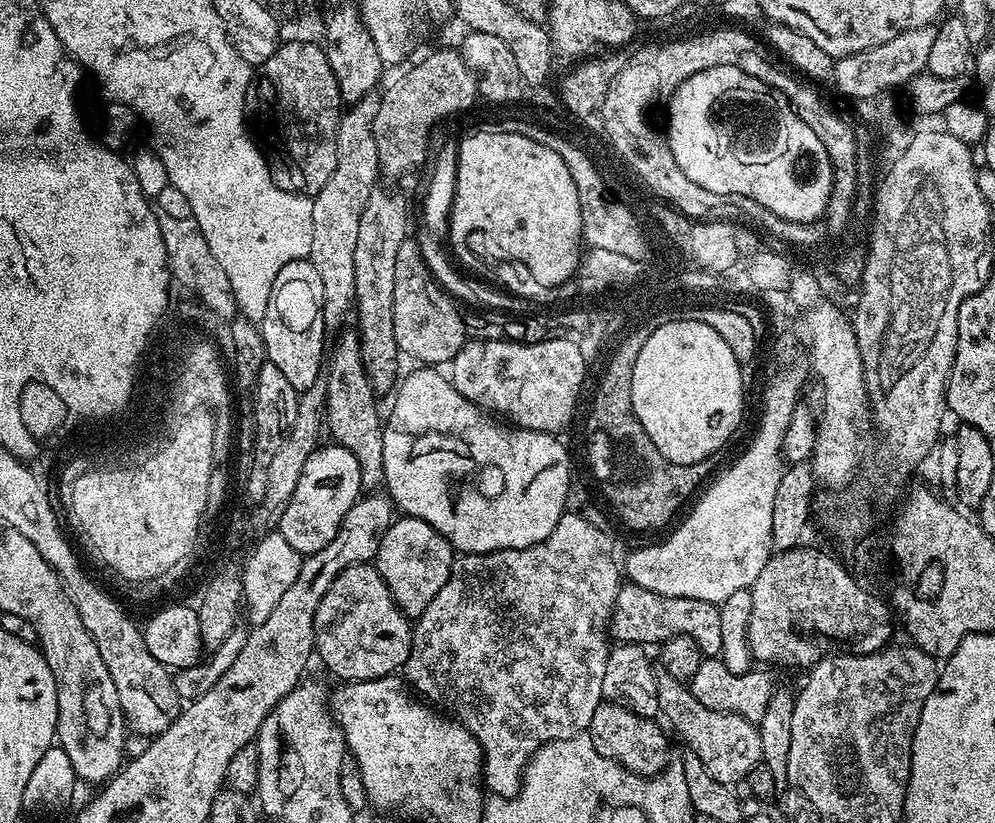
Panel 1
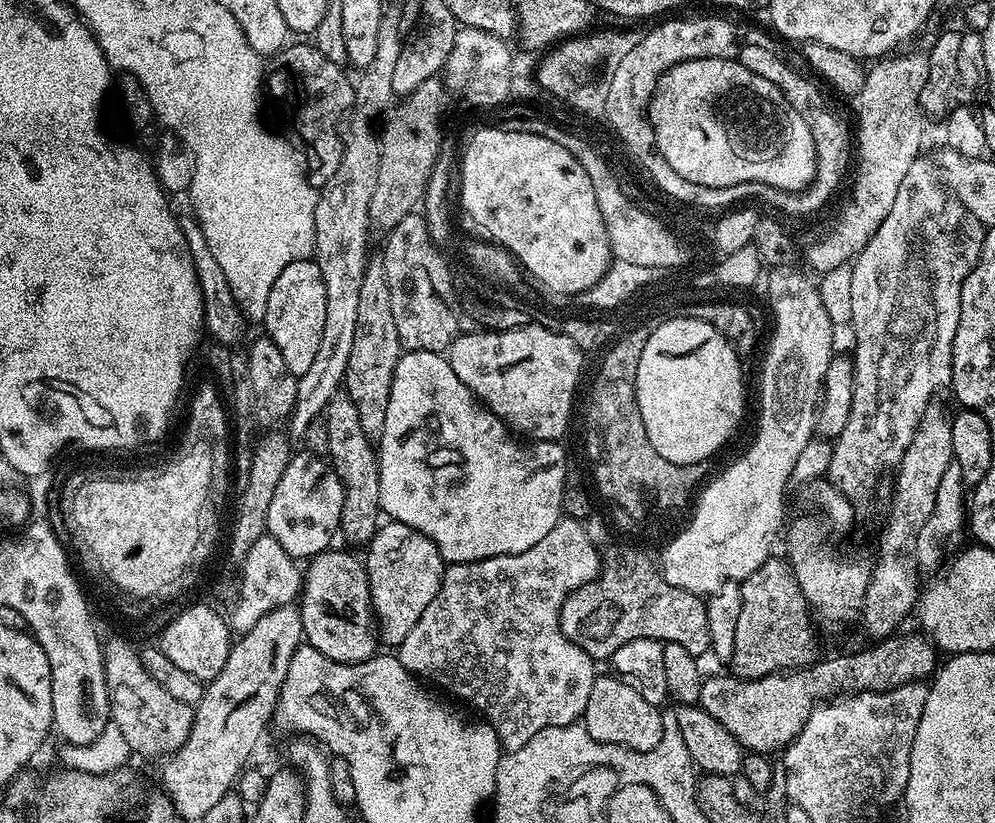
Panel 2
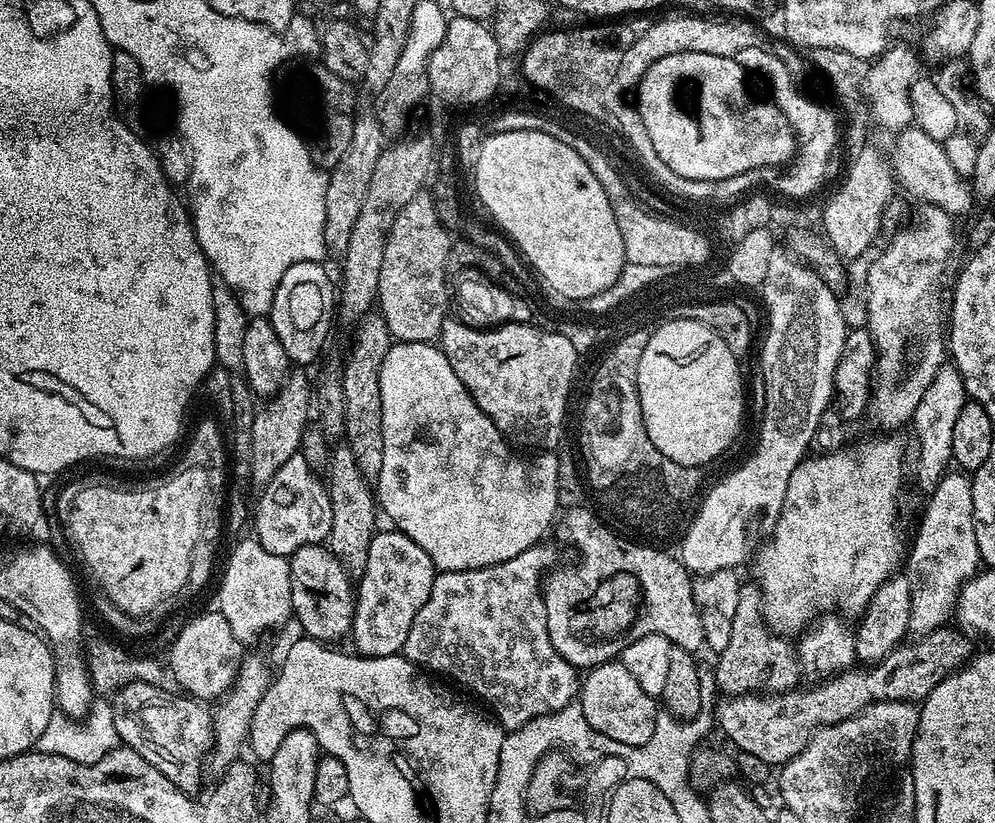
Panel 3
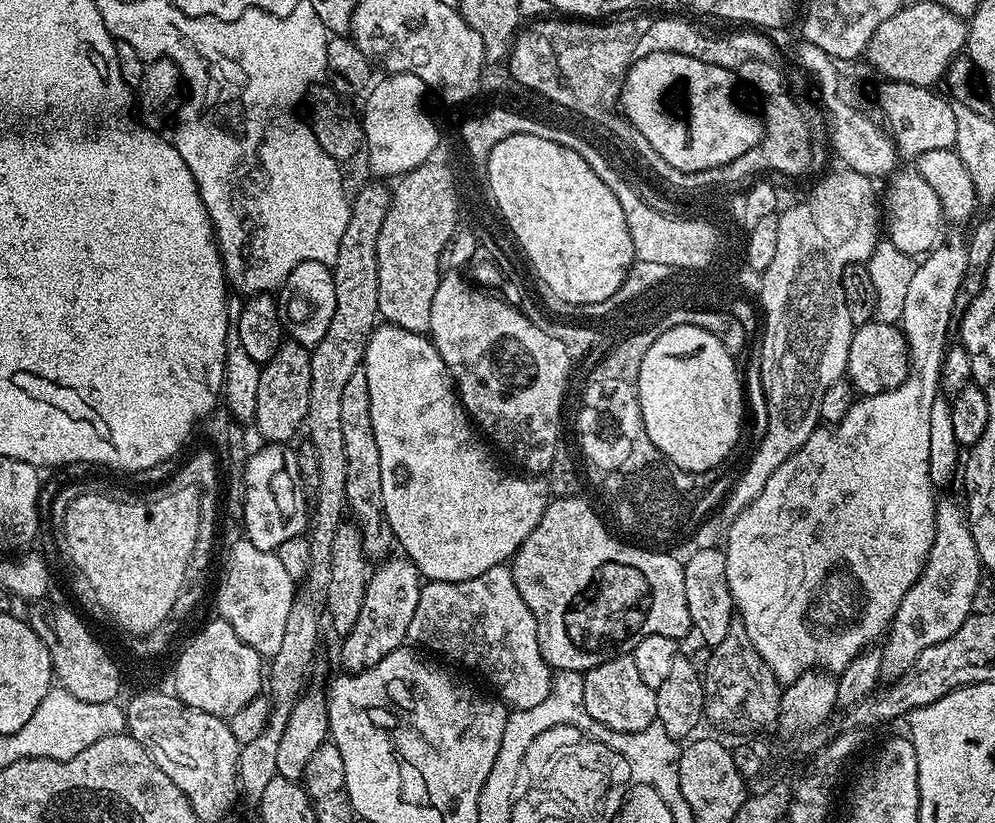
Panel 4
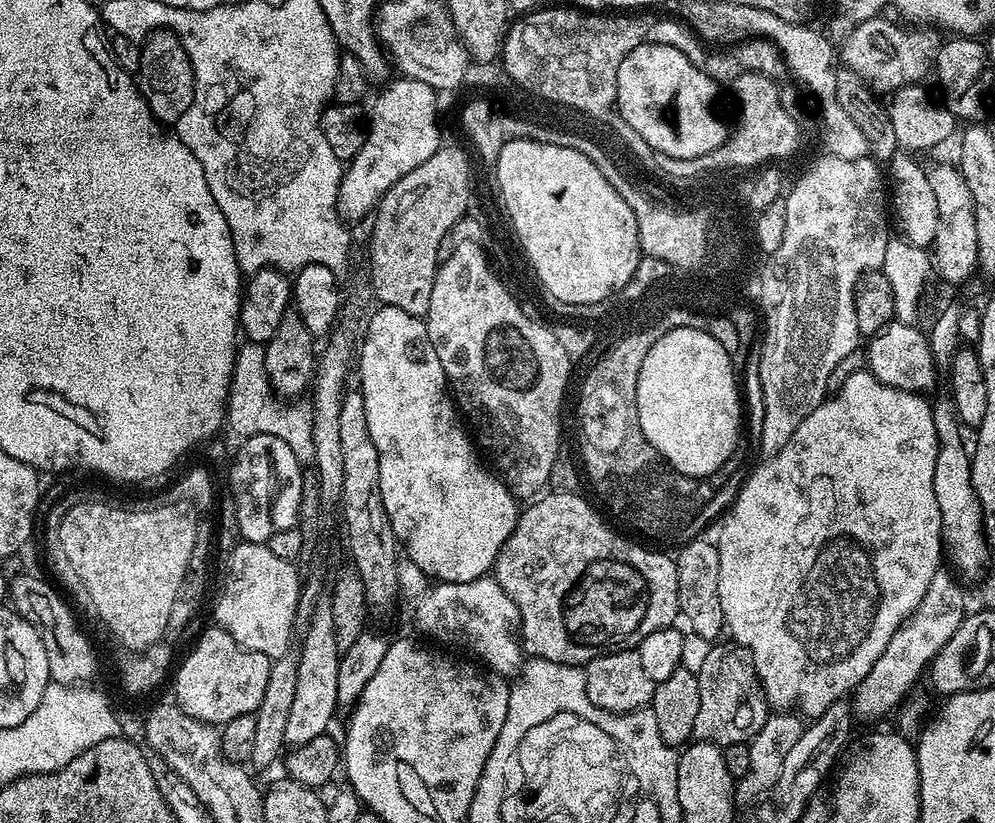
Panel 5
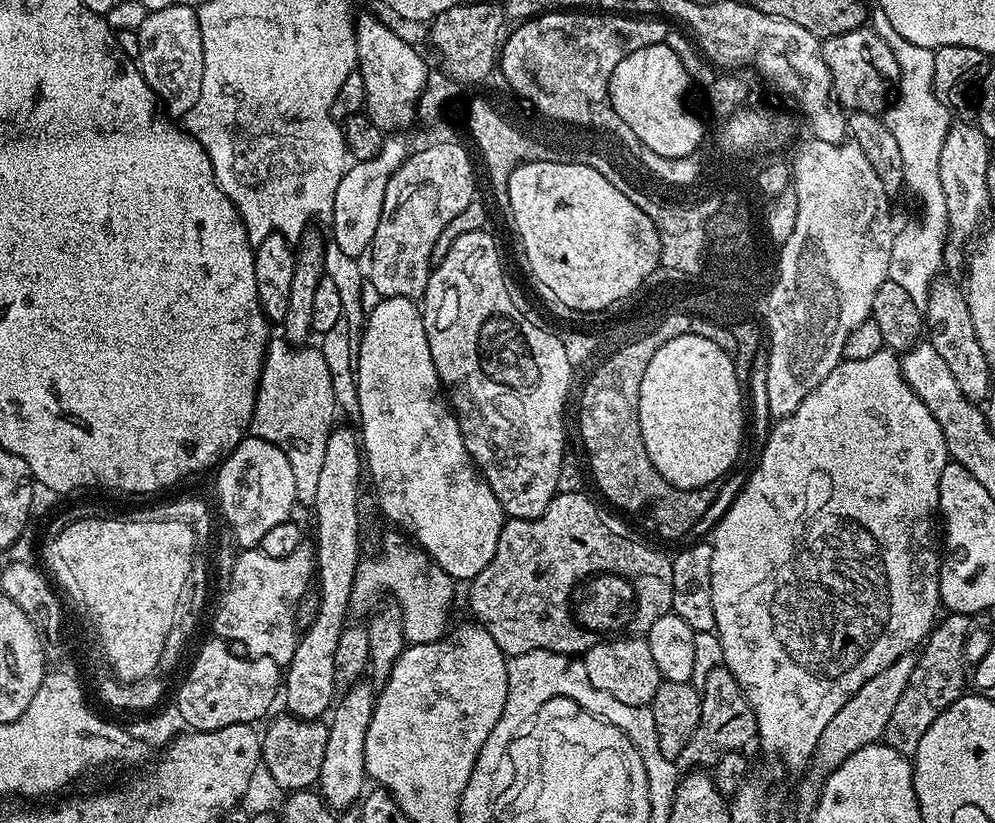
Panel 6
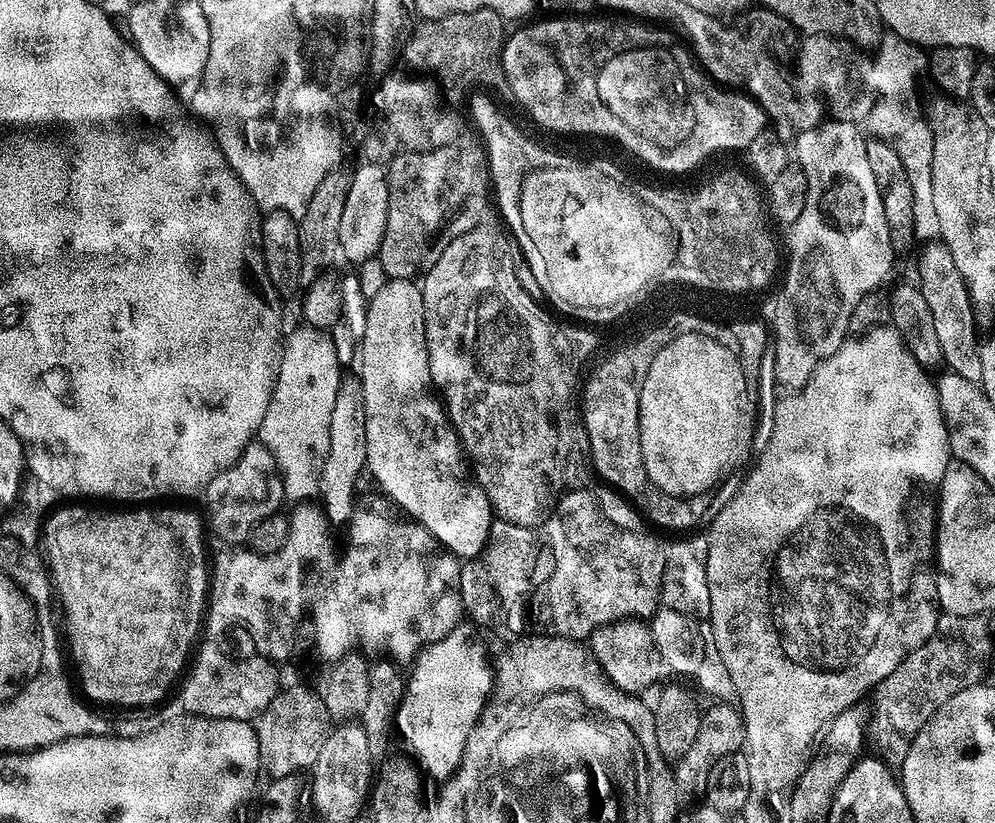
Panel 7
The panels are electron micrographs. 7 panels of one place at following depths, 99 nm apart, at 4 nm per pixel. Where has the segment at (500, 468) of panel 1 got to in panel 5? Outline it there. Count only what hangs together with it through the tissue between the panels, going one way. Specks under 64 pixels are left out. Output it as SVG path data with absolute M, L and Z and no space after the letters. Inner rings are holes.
M380 306L377 309L377 312L375 309L369 315L368 330L364 333L364 339L358 348L358 372L360 368L358 390L366 402L366 422L370 425L370 438L374 438L374 446L378 446L378 474L382 486L382 502L386 506L390 526L394 526L394 534L402 545L407 559L411 563L417 564L424 571L425 576L433 581L449 584L450 582L470 582L480 576L487 576L493 571L506 538L510 538L510 534L514 530L518 517L518 501L499 475L495 471L489 470L483 459L480 461L476 457L477 445L474 443L469 429L462 423L461 413L450 395L448 376L442 370L442 362L438 362L438 354L428 337L427 323L421 317L406 314L406 310L398 310L394 306Z

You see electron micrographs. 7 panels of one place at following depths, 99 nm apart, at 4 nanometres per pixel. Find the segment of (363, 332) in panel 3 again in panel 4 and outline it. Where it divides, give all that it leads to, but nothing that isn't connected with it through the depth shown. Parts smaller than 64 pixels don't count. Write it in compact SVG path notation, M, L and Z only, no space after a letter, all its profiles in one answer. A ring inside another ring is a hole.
M362 370L350 374L342 390L342 438L346 445L346 508L362 534L365 556L379 562L393 551L394 537L382 502L382 458L378 458L378 438L374 438L374 422L370 422L370 386Z

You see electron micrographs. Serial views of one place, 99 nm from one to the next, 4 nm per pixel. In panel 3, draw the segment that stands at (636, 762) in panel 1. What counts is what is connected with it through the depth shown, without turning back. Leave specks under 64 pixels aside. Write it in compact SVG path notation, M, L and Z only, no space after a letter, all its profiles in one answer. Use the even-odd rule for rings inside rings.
M609 662L591 669L583 677L578 702L582 706L582 714L586 714L586 722L590 722L598 734L614 738L614 742L622 742L626 746L642 746L650 742L650 734L654 734L657 701L646 694L642 686L638 686L638 678L634 678L634 674L630 674L624 664Z

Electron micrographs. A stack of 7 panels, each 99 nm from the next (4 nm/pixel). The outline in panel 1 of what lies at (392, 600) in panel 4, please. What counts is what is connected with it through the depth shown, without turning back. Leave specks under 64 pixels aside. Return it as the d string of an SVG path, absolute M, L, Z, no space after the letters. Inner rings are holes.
M401 515L393 519L392 524L382 534L382 542L376 551L374 567L386 582L394 602L401 612L409 618L418 618L434 602L434 594L446 586L446 578L450 578L454 563L452 543L434 526L422 522L413 516Z

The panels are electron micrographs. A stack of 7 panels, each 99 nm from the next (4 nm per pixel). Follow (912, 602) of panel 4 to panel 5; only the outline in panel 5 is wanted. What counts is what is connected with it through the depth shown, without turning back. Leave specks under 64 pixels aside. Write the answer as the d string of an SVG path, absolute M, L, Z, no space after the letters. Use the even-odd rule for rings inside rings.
M936 572L922 602L918 602L910 618L897 630L894 638L886 642L882 658L878 658L878 662L870 666L870 674L866 674L866 678L862 678L862 682L854 689L850 703L857 717L865 716L868 720L876 720L879 716L886 715L892 707L895 709L909 695L908 690L912 683L925 673L932 659L942 650L942 646L946 646L946 642L954 638L954 630L958 630L964 620L966 609L961 583L950 572L946 572Z

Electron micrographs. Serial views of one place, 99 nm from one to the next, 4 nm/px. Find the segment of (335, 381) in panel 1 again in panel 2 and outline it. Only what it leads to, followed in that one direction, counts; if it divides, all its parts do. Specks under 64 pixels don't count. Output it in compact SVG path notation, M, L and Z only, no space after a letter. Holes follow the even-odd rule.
M337 390L330 398L322 416L324 432L328 435L330 463L344 484L344 500L340 504L339 535L352 544L367 545L382 520L380 510L380 458L373 441L362 430L358 410L348 393Z

